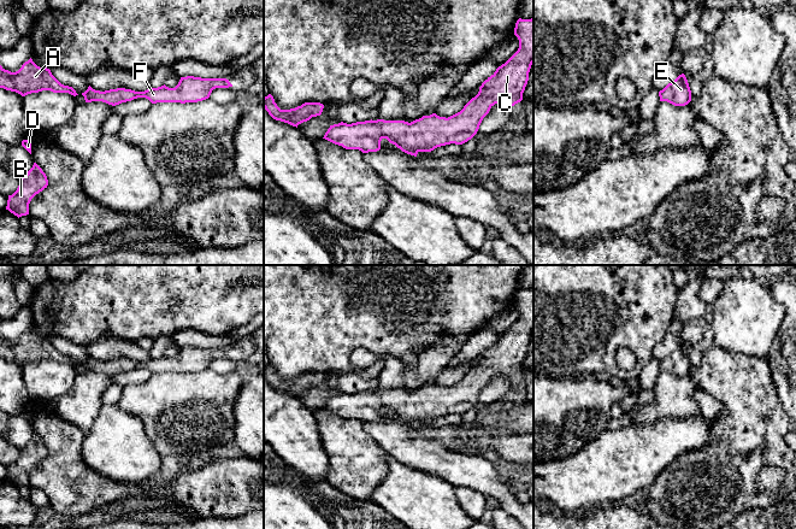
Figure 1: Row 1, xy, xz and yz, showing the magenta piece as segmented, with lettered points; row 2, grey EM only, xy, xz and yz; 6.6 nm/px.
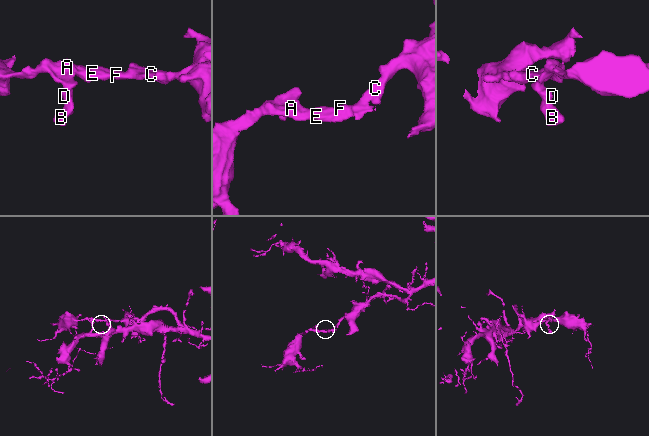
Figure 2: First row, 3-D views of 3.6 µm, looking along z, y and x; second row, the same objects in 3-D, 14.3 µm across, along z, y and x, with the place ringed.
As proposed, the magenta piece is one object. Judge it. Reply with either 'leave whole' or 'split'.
leave whole

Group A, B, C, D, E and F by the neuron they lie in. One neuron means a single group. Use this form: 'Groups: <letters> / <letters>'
Groups: A B C D E F

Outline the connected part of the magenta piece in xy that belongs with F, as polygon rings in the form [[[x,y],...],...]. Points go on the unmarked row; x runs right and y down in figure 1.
[[[194,346],[181,347],[175,358],[165,354],[158,358],[148,358],[145,362],[135,362],[125,358],[95,360],[90,355],[82,363],[86,372],[102,371],[116,376],[137,368],[146,368],[152,374],[157,372],[197,372],[210,368],[216,358],[229,358],[232,354],[226,348],[201,348]]]

